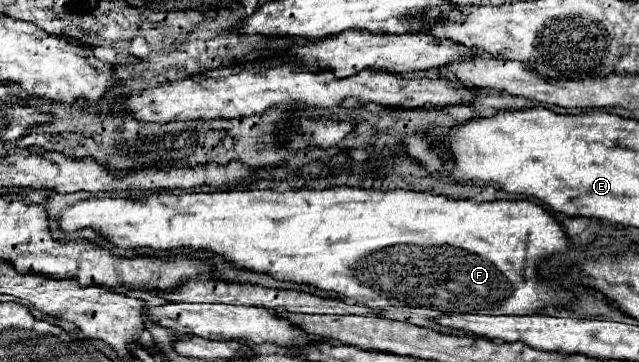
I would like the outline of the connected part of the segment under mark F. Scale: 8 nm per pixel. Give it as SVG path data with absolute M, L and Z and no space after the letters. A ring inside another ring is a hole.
M331 187L325 191L317 189L291 189L291 191L273 191L273 189L235 189L235 191L215 191L215 193L151 193L143 195L137 199L121 199L121 197L105 197L97 199L91 197L87 201L77 201L75 205L63 209L59 215L59 229L65 233L73 233L79 229L93 229L99 233L103 239L111 241L119 249L141 249L149 247L153 251L171 251L177 247L191 247L191 249L207 249L215 255L221 255L231 267L235 269L247 269L255 273L265 273L273 279L279 281L291 281L299 285L313 285L323 291L335 291L339 297L353 299L357 303L363 303L371 309L387 309L397 303L405 305L421 305L429 307L441 313L447 313L447 309L469 309L469 313L537 313L543 307L557 307L561 309L563 305L571 303L573 295L563 289L553 289L547 283L537 279L537 265L553 255L561 253L567 249L567 235L561 231L559 223L537 203L531 201L489 201L489 203L475 203L475 201L455 201L443 195L433 195L433 193L421 193L421 191L409 191L409 189L393 189L393 191L373 191L373 189L359 189L359 187Z

